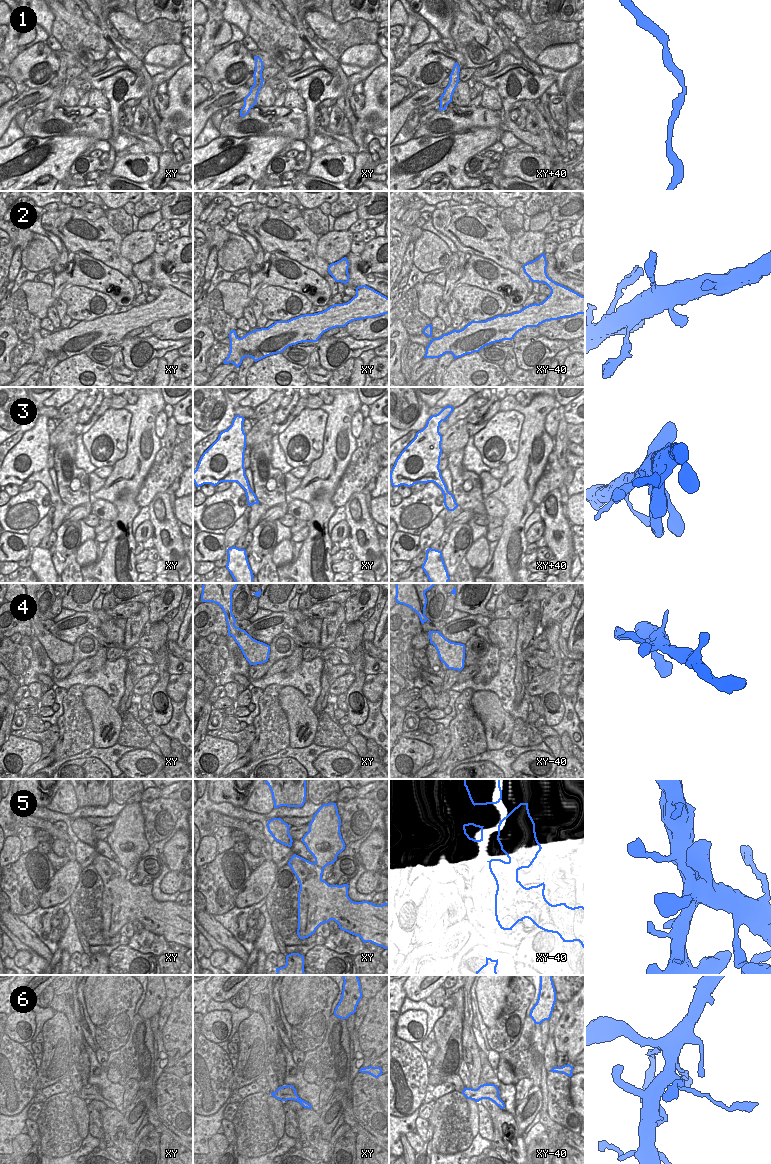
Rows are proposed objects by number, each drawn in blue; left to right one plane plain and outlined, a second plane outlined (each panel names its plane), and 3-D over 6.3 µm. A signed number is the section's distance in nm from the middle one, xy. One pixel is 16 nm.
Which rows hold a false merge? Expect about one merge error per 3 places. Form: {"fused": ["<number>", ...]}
{"fused": []}

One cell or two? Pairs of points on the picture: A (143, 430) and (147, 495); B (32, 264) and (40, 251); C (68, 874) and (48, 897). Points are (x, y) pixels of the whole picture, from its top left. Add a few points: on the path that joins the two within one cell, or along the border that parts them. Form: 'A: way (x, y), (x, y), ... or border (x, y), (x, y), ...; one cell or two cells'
A: border (156, 454), (136, 496); two cells
B: way (34, 261), (39, 254); one cell
C: way (65, 880), (54, 891); one cell

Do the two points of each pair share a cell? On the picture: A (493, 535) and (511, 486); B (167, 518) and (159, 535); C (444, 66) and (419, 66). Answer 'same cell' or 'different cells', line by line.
A: different cells
B: same cell
C: same cell

